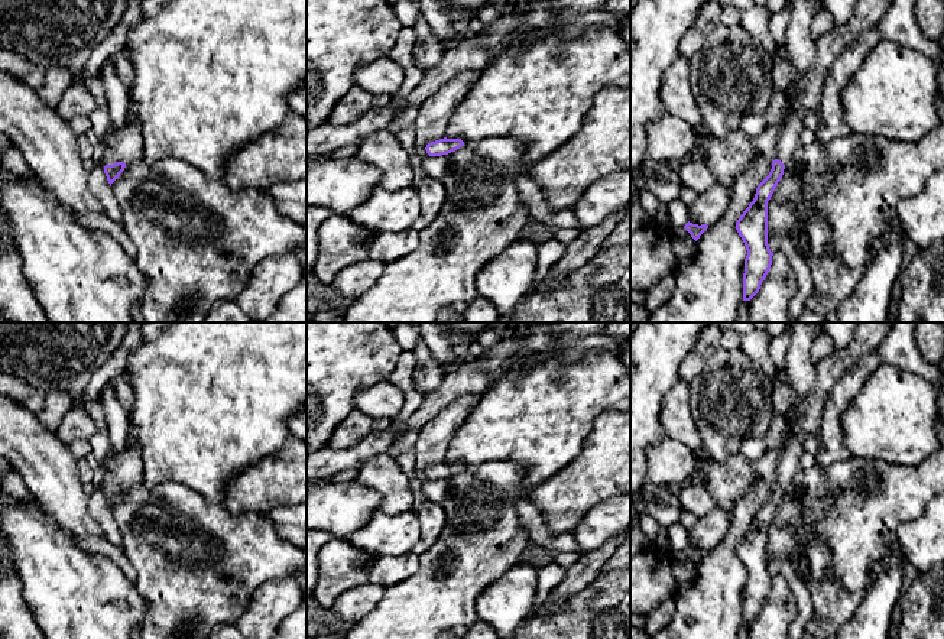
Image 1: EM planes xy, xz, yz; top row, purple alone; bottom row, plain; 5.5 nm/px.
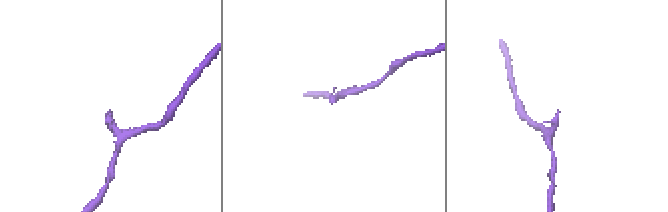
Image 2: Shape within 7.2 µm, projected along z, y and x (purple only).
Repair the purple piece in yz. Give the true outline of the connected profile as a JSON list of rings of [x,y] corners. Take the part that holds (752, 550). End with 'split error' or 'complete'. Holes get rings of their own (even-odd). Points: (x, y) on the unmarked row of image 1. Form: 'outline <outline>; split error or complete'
outline [[[859,322],[851,341],[840,351],[831,351],[815,369],[814,383],[792,425],[778,461],[778,480],[769,499],[758,509],[753,525],[736,546],[747,580],[743,597],[743,625],[750,625],[760,613],[773,577],[768,568],[768,525],[784,499],[785,489],[801,470],[804,442],[820,428],[824,405],[838,379],[864,354],[875,351],[888,337],[895,322]]]; split error

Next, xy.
outline [[[130,439],[120,454],[111,451],[101,464],[106,468],[104,497],[111,510],[127,487],[142,481],[142,457],[137,445]]]; split error

